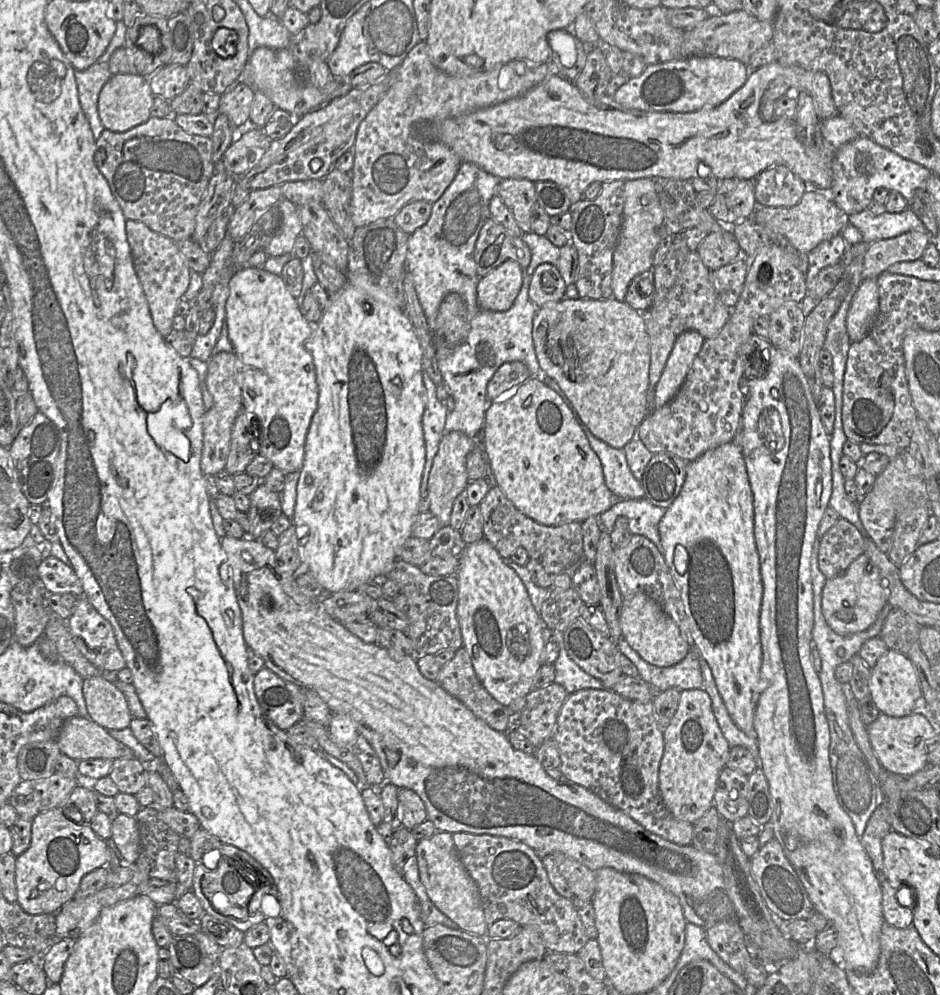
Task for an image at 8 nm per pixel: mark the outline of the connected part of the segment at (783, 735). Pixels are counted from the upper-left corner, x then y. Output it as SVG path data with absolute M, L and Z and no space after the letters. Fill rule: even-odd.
M775 349L769 364L768 371L761 378L748 379L748 393L743 403L742 425L742 455L745 460L754 504L754 537L760 561L760 573L763 584L763 597L760 610L760 639L762 646L761 675L763 679L763 691L760 694L754 715L754 728L757 734L759 748L759 767L763 770L768 781L773 802L772 816L769 822L772 824L774 838L780 843L785 856L795 869L803 883L809 899L816 911L825 916L829 923L837 931L838 944L836 956L844 968L858 972L870 972L875 969L880 955L880 934L885 920L882 913L882 889L881 883L873 869L872 861L865 851L855 826L850 816L842 809L835 795L832 770L829 758L830 730L825 714L824 699L818 674L812 666L812 629L813 629L813 589L811 582L810 561L813 543L817 536L819 524L824 512L829 506L832 494L832 472L830 457L830 438L821 421L818 408L813 399L807 379L800 367L798 358L786 351Z

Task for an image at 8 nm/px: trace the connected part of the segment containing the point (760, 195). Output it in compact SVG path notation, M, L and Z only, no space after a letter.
M785 165L766 168L755 178L757 206L792 207L802 198L807 184Z

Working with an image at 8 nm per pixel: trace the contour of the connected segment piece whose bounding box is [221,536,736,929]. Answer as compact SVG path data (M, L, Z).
M224 536L221 538L221 547L225 561L230 569L237 602L241 610L243 636L247 647L262 657L265 664L264 667L273 671L283 680L296 684L302 689L315 691L327 704L332 714L346 714L350 716L357 725L358 734L365 737L375 750L384 771L386 782L394 784L399 789L407 788L413 790L424 802L428 815L427 819L433 822L438 832L450 832L451 834L465 832L507 837L525 843L539 855L551 855L556 852L565 854L592 871L597 871L601 868L612 868L619 872L644 876L676 895L682 906L686 921L704 929L708 929L710 926L723 920L736 919L734 906L725 890L722 867L713 853L700 851L692 845L681 846L661 838L647 831L625 812L606 803L583 786L564 777L553 779L548 776L545 768L534 754L527 754L513 748L508 741L506 733L492 729L484 721L477 718L464 704L444 690L436 680L425 678L419 671L415 656L392 656L387 649L376 643L365 643L350 633L341 623L333 620L321 607L318 598L310 597L300 591L295 582L293 572L282 572L279 570L276 564L275 551L265 547L260 540L248 537L235 539L231 536Z

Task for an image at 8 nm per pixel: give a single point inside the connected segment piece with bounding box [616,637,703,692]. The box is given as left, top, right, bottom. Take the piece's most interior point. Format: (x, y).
(685, 675)

